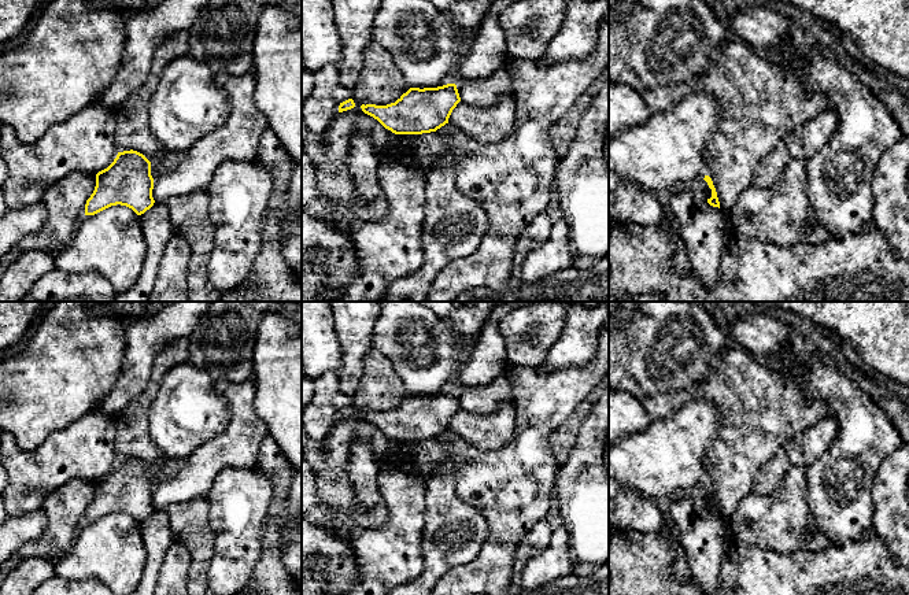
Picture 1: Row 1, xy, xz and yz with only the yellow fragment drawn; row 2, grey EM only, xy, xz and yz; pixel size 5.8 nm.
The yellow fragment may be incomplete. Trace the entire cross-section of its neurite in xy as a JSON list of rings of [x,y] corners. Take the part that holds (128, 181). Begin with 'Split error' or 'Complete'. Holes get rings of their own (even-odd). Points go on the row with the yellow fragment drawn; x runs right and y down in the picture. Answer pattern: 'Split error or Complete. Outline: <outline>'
Complete. Outline: [[[133,149],[118,152],[114,162],[96,174],[96,186],[86,200],[85,215],[95,215],[117,204],[141,215],[155,203],[152,189],[151,162]]]

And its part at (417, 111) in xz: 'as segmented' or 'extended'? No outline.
as segmented

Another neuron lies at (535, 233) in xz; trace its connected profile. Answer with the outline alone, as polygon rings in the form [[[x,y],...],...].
[[[543,211],[522,229],[513,250],[514,269],[521,270],[524,259],[550,237],[553,223],[547,211]]]

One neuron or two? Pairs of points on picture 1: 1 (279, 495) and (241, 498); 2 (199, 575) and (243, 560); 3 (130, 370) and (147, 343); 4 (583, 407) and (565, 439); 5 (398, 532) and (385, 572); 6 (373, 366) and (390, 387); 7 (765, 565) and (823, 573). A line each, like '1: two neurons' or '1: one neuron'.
1: two neurons
2: two neurons
3: one neuron
4: one neuron
5: one neuron
6: one neuron
7: one neuron

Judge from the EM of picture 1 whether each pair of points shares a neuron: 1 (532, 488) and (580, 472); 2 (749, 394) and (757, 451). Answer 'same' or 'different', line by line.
1: different
2: same

